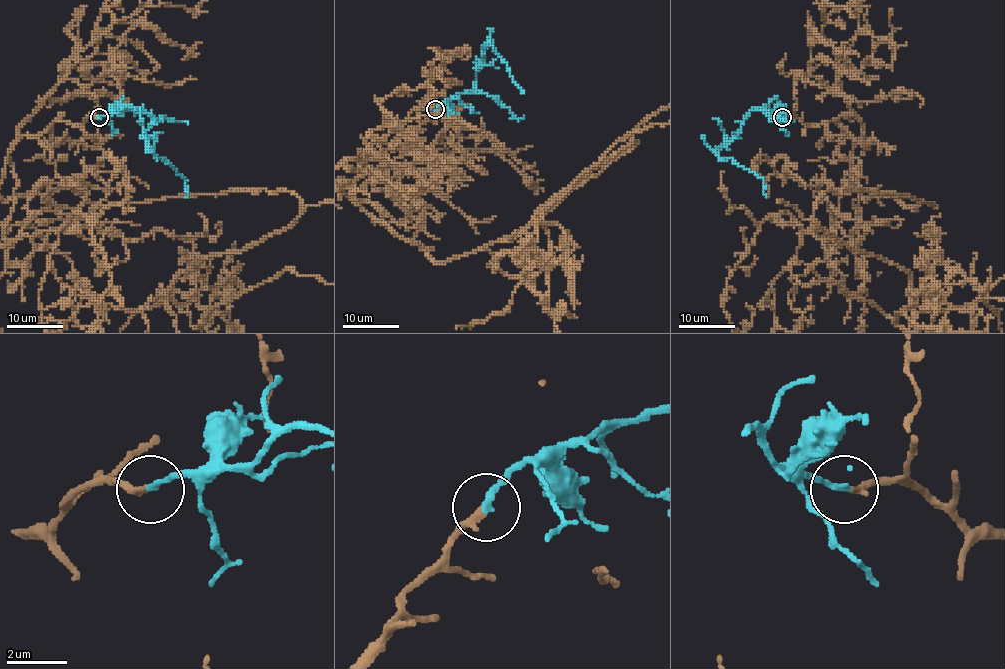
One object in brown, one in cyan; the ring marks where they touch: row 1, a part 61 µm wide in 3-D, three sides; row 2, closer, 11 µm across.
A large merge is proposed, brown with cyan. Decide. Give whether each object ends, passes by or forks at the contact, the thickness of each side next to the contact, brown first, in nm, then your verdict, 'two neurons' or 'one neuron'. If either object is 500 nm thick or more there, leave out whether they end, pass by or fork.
brown ends | cyan ends | 220/220 nm | one neuron

